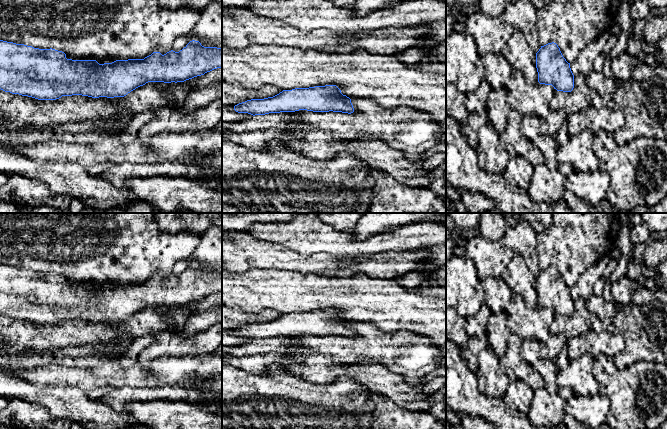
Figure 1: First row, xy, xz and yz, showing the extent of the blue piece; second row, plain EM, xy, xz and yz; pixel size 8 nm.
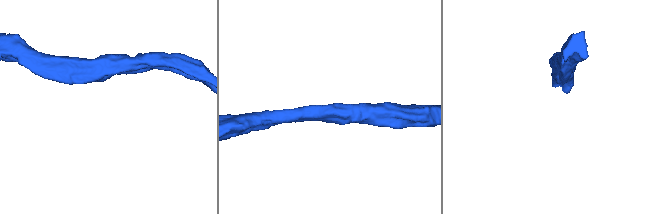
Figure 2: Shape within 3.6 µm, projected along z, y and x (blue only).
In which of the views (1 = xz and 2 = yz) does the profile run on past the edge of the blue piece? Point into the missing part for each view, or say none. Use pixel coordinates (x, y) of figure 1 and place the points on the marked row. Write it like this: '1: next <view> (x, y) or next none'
1: next none
2: next none

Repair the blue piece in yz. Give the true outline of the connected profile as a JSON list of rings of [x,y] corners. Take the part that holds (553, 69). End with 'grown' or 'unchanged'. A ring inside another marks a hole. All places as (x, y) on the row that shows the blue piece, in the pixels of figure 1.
[[[554,42],[541,46],[536,53],[538,82],[552,85],[557,91],[571,92],[574,88],[574,75],[570,63],[563,57]]] | unchanged

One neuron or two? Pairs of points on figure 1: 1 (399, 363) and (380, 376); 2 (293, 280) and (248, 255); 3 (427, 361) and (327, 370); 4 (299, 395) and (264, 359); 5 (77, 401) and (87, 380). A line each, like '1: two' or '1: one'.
1: two
2: two
3: two
4: two
5: two

